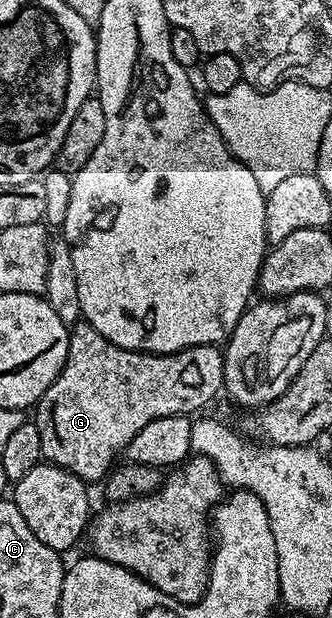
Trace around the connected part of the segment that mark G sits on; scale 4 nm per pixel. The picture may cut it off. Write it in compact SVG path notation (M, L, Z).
M82 319L69 330L65 366L35 406L39 439L43 439L42 458L50 465L71 471L86 483L104 482L131 439L135 439L151 419L163 419L163 415L196 414L201 411L196 409L203 408L217 392L222 392L224 383L225 355L216 345L200 345L178 353L140 353L120 349L115 343L103 339L95 327Z

